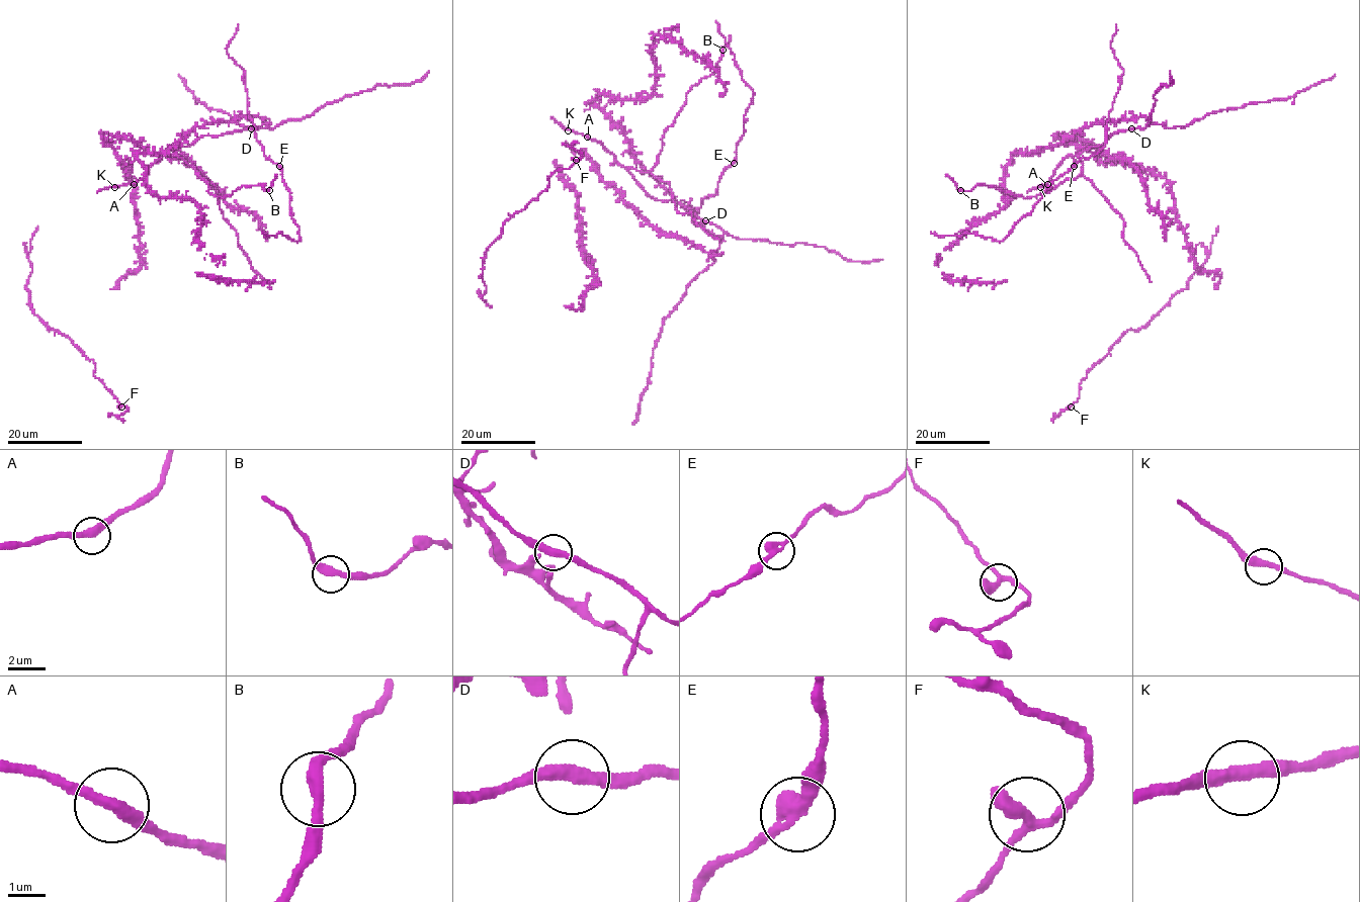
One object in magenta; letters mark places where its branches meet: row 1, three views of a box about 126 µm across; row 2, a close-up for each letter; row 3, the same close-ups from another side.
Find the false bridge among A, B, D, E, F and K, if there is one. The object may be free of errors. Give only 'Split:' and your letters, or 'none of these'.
Split: none of these

